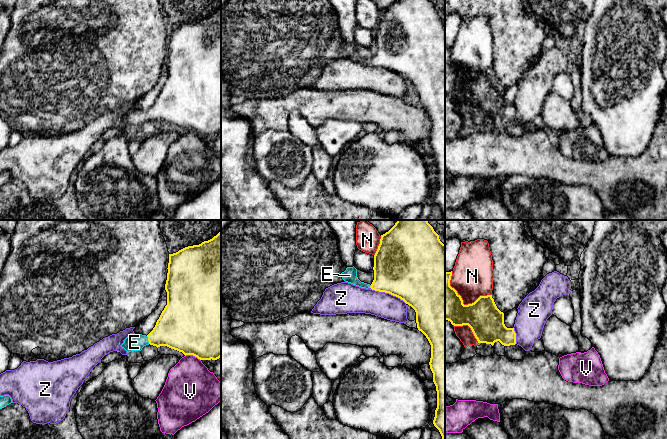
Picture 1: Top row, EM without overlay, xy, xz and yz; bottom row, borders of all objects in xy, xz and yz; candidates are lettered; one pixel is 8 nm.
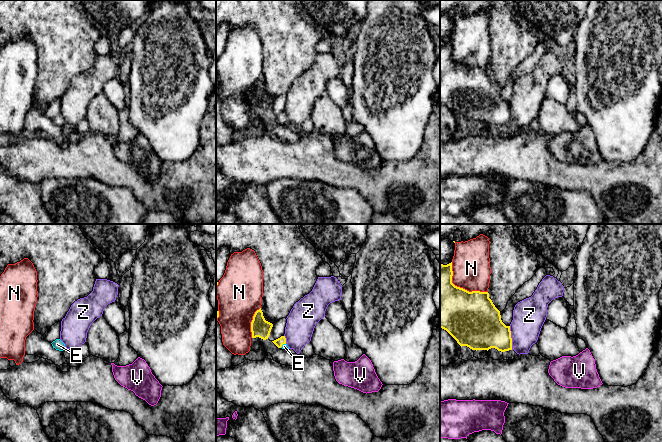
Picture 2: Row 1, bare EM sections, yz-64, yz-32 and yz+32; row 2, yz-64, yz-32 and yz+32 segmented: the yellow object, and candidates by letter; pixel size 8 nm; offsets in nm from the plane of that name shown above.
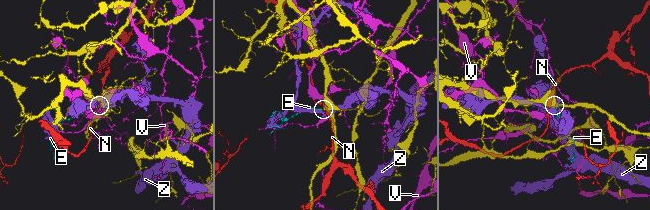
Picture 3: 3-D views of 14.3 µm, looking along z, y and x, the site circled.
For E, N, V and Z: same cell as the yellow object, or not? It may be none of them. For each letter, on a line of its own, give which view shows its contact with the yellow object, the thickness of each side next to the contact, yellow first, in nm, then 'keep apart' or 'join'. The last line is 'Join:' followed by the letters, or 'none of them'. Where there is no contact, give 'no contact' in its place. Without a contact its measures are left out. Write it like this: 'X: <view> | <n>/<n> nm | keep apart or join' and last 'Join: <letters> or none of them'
E: xy | 320/140 nm | join
N: yz | 280/340 nm | keep apart
V: xy | 500/400 nm | keep apart
Z: xz | 500/200 nm | keep apart
Join: E

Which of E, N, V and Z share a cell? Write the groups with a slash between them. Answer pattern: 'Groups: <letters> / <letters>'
Groups: E / N / V / Z

